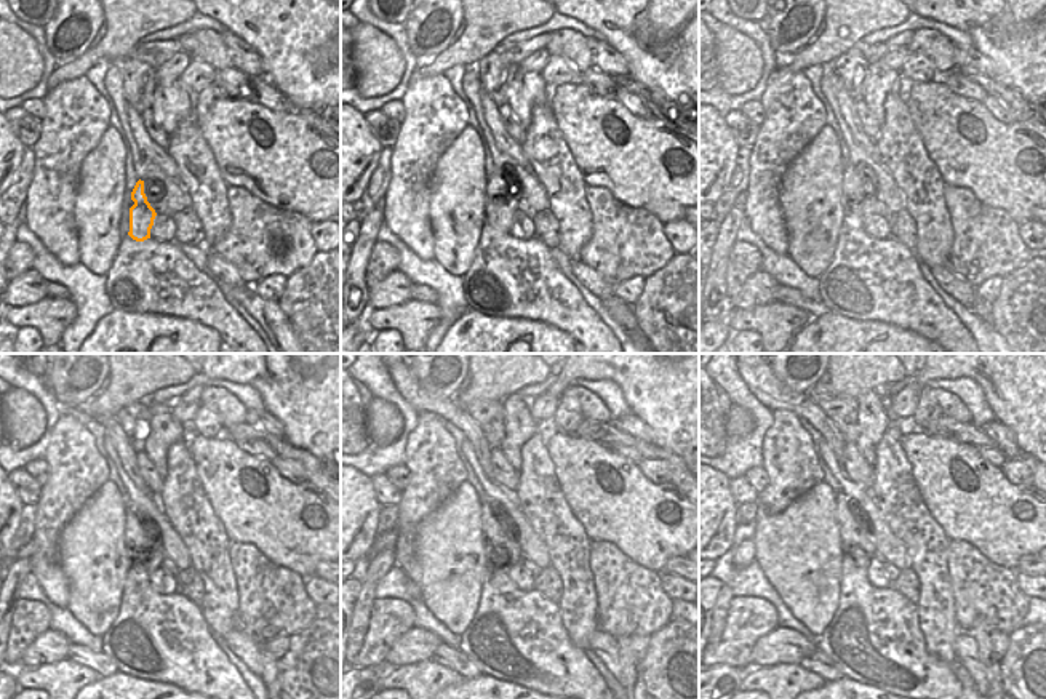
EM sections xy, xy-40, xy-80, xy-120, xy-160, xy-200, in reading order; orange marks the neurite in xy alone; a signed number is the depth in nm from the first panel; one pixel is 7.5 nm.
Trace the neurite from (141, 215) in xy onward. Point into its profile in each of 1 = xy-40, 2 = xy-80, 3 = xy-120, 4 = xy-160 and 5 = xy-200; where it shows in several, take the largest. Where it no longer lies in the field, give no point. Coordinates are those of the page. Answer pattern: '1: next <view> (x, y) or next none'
1: next xy-40 (499, 210)
2: next xy-80 (858, 208)
3: next xy-120 (144, 559)
4: next xy-160 (503, 552)
5: next xy-200 (853, 535)

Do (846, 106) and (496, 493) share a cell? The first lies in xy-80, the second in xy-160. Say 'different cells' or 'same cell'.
different cells

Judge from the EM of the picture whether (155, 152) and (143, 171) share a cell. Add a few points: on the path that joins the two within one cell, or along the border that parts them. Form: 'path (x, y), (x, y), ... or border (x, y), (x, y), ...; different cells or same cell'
border (130, 128), (136, 147), (168, 176), (176, 179); different cells

